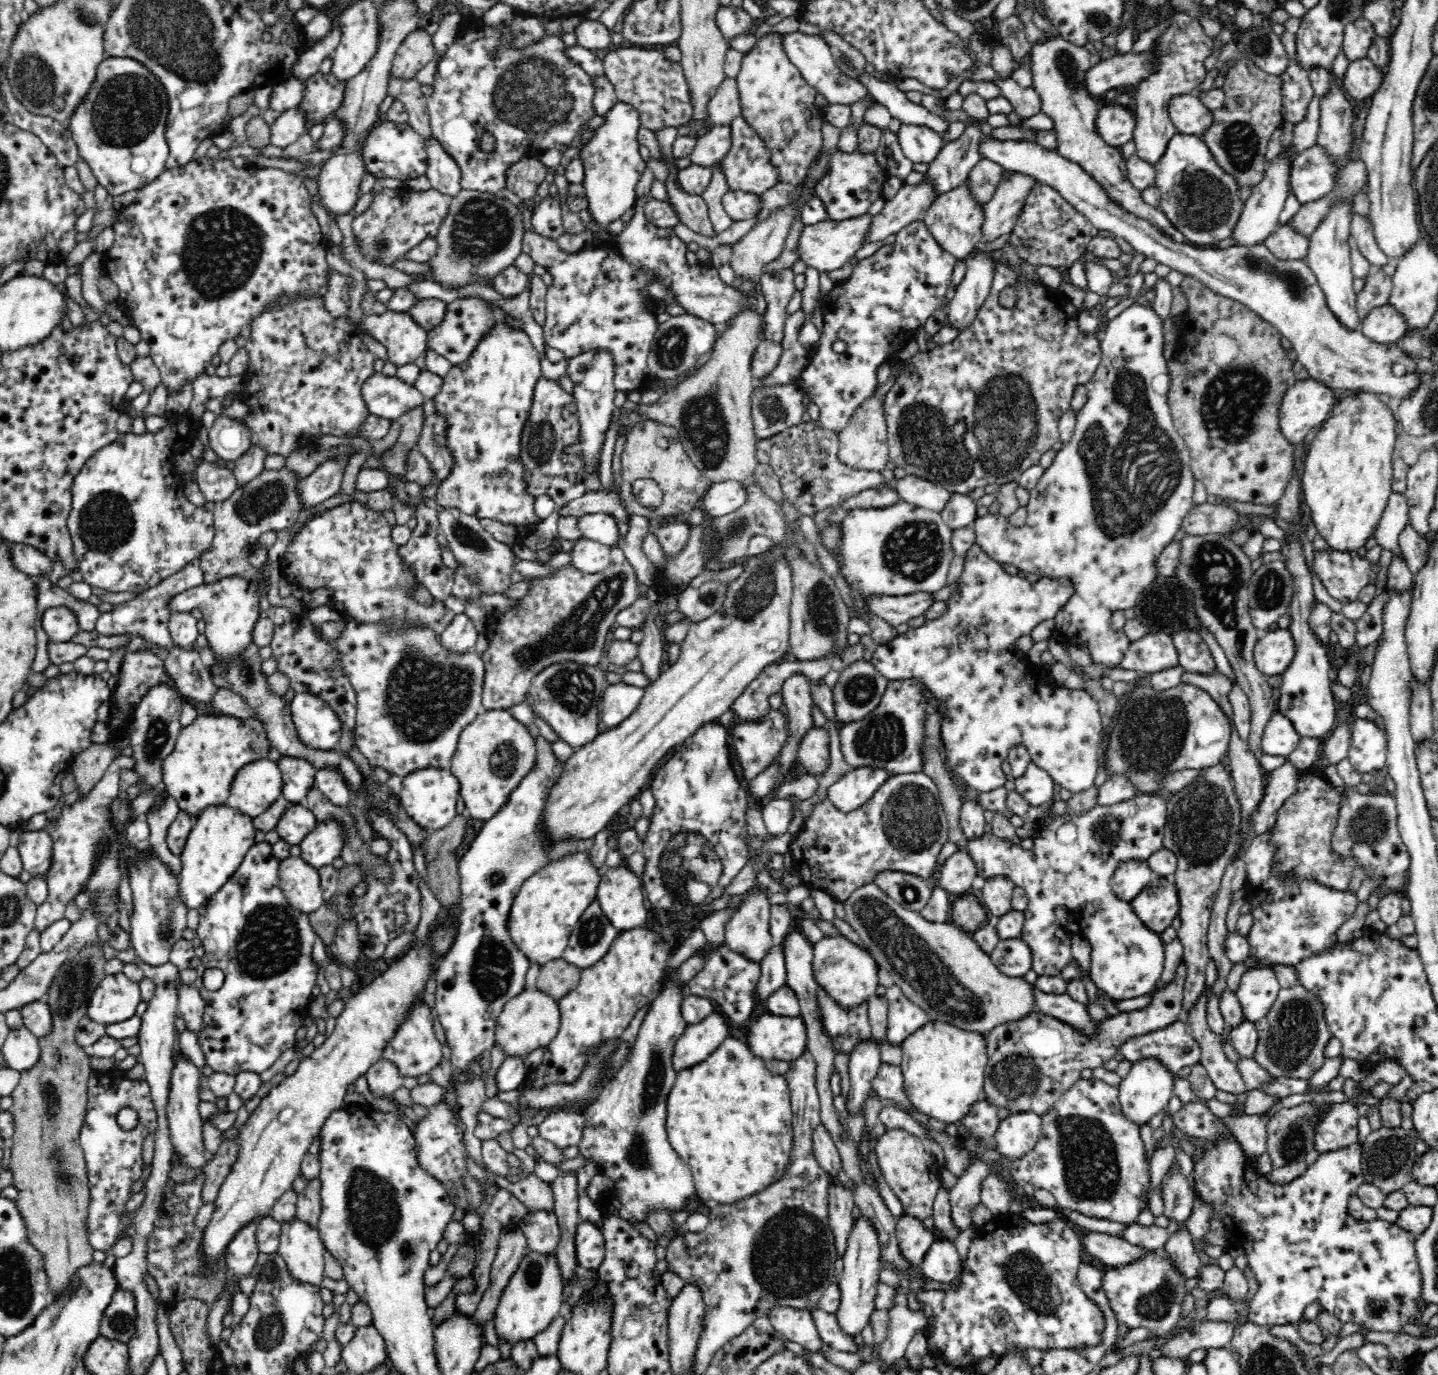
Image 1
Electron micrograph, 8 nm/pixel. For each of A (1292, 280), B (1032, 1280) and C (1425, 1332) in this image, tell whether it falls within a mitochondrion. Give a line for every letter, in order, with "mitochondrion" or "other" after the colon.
A: mitochondrion
B: mitochondrion
C: other

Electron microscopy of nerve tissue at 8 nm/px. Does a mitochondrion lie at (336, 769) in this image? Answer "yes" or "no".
no

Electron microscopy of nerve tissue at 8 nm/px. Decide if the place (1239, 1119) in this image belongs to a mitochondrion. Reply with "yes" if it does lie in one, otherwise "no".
no

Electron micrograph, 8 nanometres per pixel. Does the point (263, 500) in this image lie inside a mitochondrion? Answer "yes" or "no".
yes

